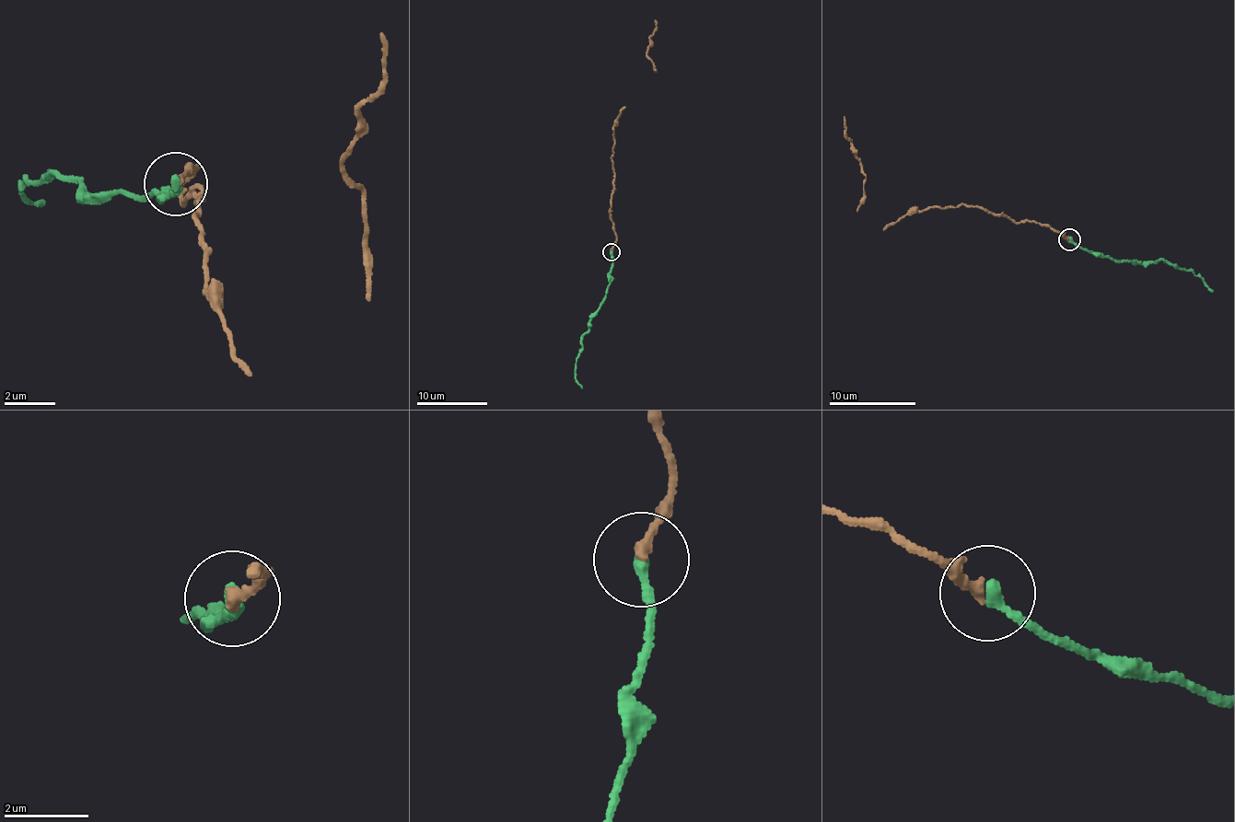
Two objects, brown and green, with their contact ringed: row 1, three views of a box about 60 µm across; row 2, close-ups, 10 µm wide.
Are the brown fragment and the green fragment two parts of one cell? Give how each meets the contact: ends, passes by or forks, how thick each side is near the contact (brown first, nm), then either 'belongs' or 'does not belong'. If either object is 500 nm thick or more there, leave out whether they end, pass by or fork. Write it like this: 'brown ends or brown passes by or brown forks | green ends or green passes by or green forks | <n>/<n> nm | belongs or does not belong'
brown ends | green ends | 240/280 nm | belongs

